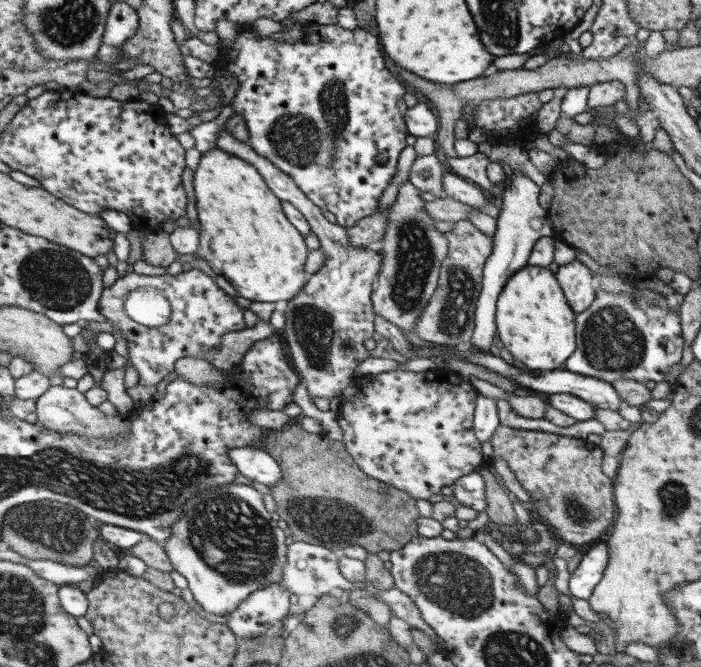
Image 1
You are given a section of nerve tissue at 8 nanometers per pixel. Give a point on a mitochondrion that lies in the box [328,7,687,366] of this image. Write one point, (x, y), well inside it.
(415, 260)

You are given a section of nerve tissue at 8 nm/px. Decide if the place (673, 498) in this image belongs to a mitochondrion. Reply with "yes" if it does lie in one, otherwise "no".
yes

